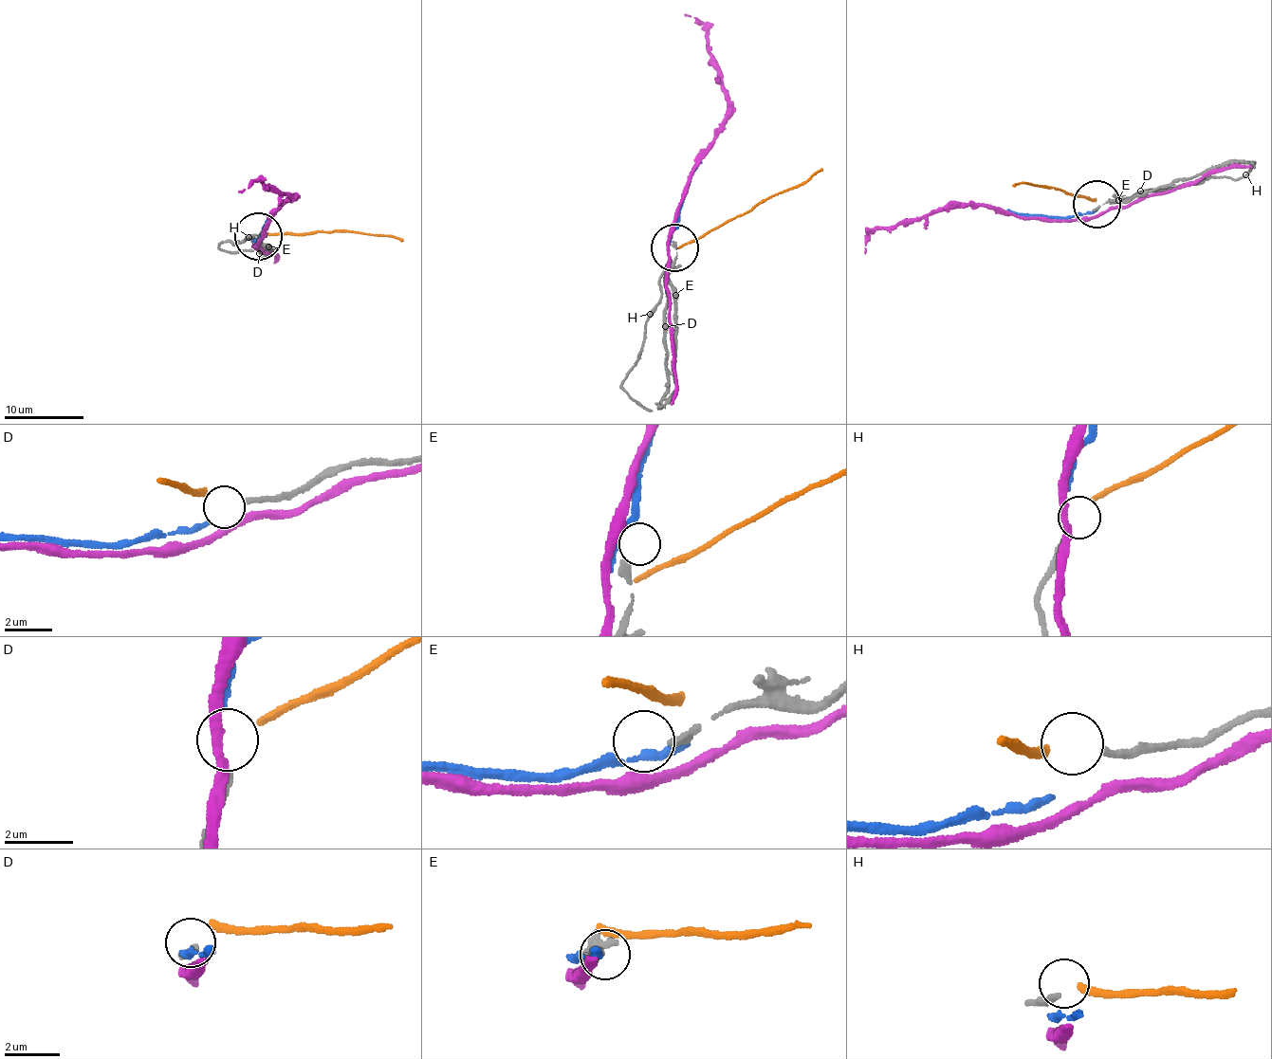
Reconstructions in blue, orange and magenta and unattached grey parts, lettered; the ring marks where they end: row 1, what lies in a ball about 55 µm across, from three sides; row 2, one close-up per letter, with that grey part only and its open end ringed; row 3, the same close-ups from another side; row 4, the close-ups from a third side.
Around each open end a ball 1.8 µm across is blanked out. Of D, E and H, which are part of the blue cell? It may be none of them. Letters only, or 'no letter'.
D

